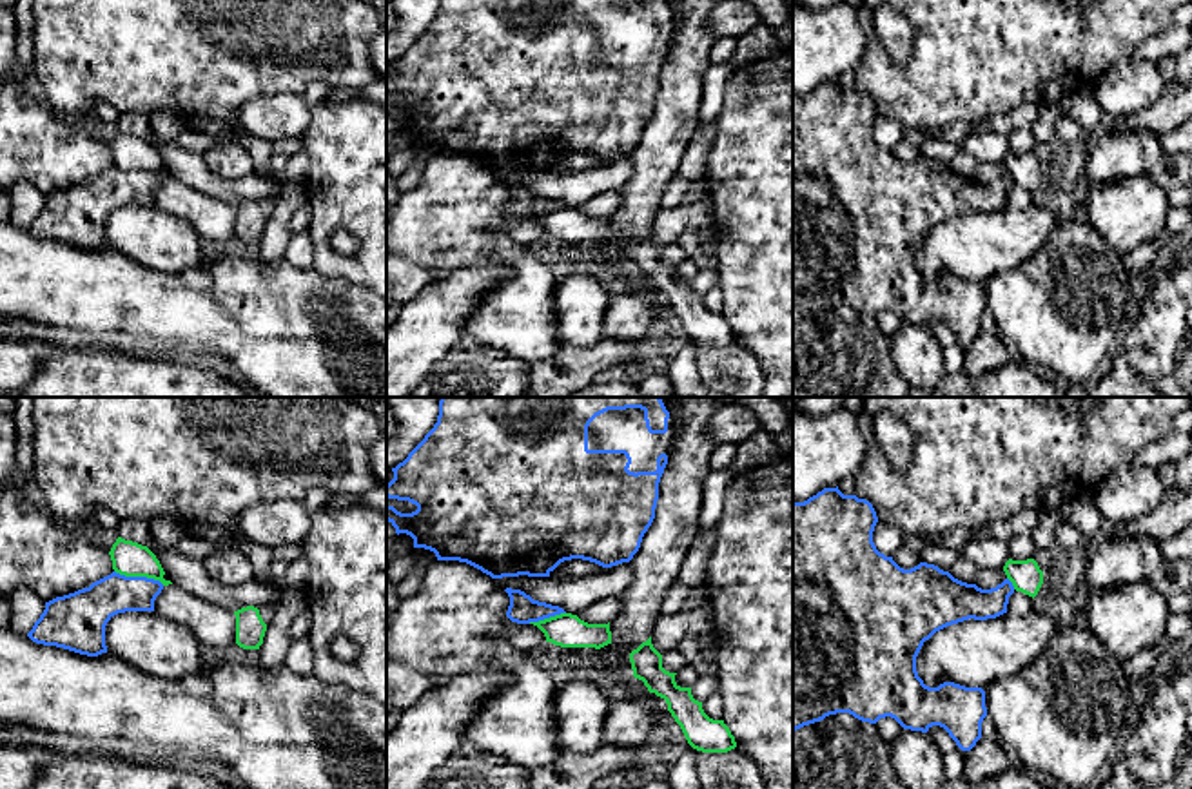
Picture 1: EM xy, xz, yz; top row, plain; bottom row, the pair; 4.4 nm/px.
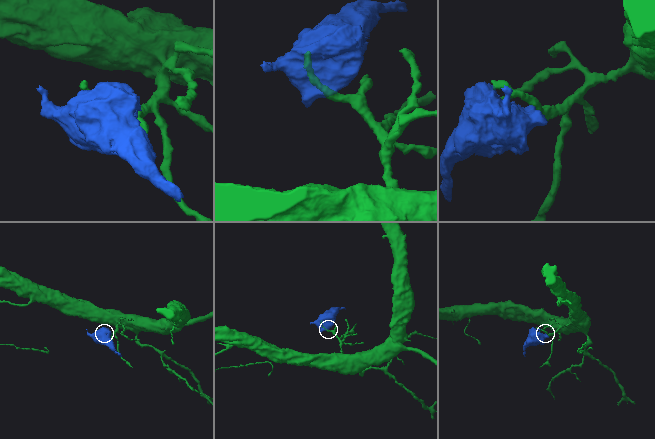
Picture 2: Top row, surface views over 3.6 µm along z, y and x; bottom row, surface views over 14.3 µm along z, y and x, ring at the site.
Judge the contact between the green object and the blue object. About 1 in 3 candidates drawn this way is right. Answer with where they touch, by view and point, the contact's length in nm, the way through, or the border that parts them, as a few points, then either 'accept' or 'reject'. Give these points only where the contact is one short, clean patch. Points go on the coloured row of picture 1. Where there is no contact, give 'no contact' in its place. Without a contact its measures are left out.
xy (140, 575) | 240 nm | along xy (115, 570), (126, 575), (153, 577), (164, 584) | reject

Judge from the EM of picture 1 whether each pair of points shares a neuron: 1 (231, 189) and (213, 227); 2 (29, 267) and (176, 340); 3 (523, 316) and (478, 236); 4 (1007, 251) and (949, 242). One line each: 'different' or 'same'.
1: different
2: same
3: same
4: same

